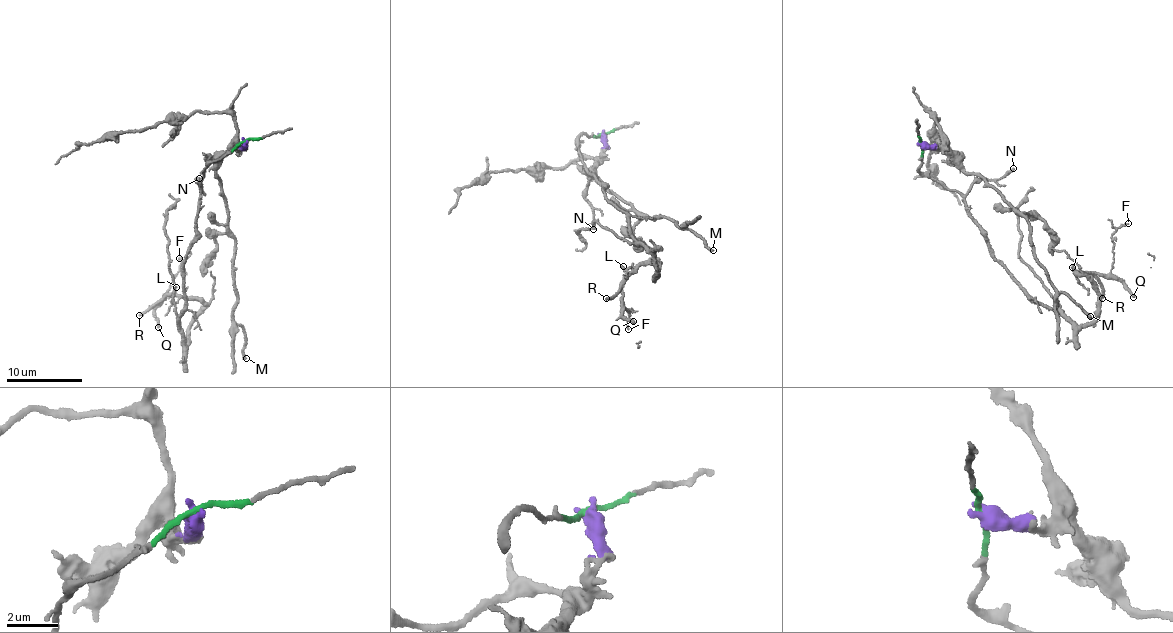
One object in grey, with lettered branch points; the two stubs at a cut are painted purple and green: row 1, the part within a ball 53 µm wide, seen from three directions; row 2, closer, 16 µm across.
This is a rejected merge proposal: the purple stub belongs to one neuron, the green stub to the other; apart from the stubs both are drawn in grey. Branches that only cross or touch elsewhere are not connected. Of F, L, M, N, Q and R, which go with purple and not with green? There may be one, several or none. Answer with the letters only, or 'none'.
M

